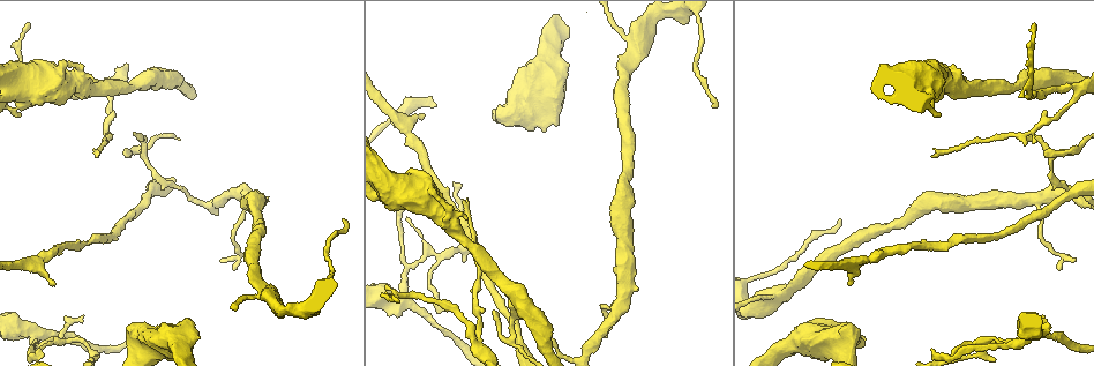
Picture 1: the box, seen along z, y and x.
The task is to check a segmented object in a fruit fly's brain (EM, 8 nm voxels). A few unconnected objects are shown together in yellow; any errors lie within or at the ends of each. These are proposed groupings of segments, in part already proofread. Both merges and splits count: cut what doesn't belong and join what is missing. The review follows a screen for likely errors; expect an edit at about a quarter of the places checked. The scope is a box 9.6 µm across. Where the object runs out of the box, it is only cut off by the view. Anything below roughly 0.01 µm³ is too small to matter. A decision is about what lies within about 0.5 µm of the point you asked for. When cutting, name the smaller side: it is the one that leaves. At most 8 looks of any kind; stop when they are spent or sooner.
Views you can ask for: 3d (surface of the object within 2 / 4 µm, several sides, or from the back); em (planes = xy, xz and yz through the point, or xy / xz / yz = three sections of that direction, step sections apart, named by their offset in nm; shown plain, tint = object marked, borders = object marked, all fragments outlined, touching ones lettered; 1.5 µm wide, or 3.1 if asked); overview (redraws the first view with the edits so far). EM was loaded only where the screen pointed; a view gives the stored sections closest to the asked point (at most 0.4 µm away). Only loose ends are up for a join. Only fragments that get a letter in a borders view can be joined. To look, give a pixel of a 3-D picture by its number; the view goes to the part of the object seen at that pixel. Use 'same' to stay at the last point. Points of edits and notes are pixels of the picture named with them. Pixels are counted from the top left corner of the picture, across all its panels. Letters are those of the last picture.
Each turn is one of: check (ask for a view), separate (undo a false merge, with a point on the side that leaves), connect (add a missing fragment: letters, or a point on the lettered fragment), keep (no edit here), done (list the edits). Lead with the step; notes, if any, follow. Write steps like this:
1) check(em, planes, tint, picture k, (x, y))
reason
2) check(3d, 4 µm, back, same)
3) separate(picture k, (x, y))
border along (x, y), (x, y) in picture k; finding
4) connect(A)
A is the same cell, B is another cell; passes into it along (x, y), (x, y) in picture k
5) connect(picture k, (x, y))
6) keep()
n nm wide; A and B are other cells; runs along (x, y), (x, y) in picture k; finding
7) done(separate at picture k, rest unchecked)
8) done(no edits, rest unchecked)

check(em, planes, tint, picture 1, (1033, 24))
free end

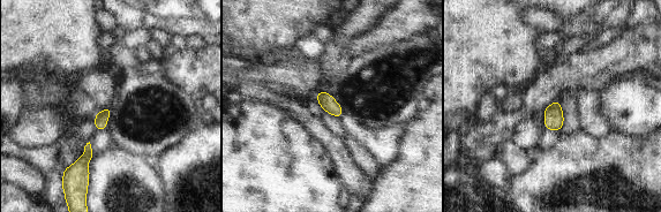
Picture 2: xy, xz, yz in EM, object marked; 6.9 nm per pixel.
check(em, planes, borders, same)

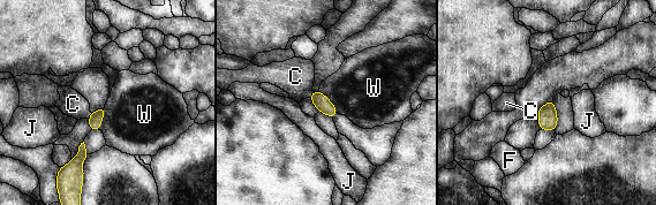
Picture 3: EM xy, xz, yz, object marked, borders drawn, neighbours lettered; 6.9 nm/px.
keep()
100 nm wide; C, F, J and W are other cells; border along (318, 90), (328, 98), (338, 113) in picture 3; no lettered fragment goes on from it

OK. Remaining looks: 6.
check(em, planes, borders, picture 1, (1081, 86))
three-way junction

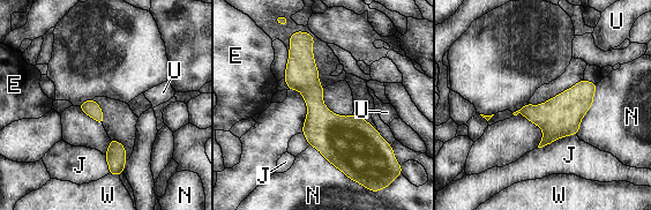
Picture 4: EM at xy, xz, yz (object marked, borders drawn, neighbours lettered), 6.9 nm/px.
keep()
N touches over 650 nm; E, J, N, U and W are other cells; border along (361, 117), (376, 129) in picture 4; all the same cell

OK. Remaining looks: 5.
check(3d, 4 µm, back, picture 1, (621, 303))
a fork

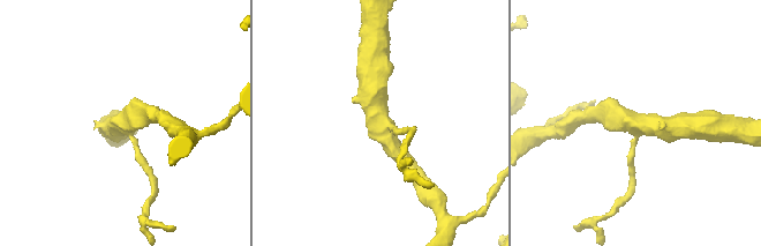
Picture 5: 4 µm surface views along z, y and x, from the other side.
check(em, yz, step 8, borders, picture 5, (638, 125))
3 arms; shape alone is not enough

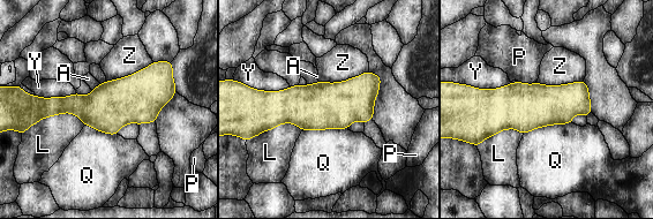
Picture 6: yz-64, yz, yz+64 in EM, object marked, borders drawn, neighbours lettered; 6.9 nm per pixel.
keep()
320 nm wide; L touches over 380 nm; A, L, P, Q, Y and Z are other cells; one cell here

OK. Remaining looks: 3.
done(no edits, rest unchecked)

